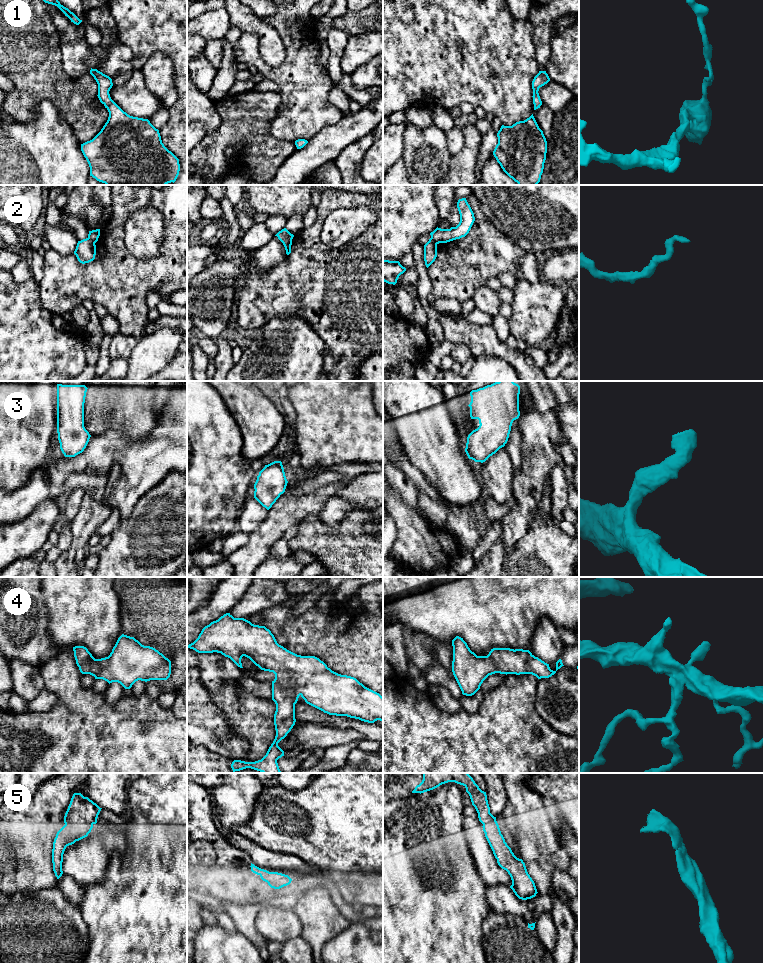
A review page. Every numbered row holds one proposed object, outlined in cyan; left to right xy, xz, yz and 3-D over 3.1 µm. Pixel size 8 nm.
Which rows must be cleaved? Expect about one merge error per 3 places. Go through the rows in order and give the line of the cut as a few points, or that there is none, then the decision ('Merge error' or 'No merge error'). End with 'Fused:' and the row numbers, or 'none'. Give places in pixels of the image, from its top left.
1: No split. No merge error
2: Split along xz (290, 233), (282, 242). Merge error
3: No split. No merge error
4: No split. No merge error
5: No split. No merge error
Fused: 2

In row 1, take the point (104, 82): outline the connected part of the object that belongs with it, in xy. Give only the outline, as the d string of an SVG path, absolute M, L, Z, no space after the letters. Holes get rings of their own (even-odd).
M90 70L98 84L98 98L109 112L101 131L90 141L81 144L81 151L90 167L90 176L106 185L167 185L175 182L180 171L179 159L162 143L159 130L148 119L133 117L124 112L110 97L112 79Z

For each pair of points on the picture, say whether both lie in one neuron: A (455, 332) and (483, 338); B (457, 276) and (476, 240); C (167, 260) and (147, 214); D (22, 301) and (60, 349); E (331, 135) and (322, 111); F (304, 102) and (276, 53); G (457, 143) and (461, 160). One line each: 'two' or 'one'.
A: one
B: one
C: two
D: one
E: two
F: two
G: two

